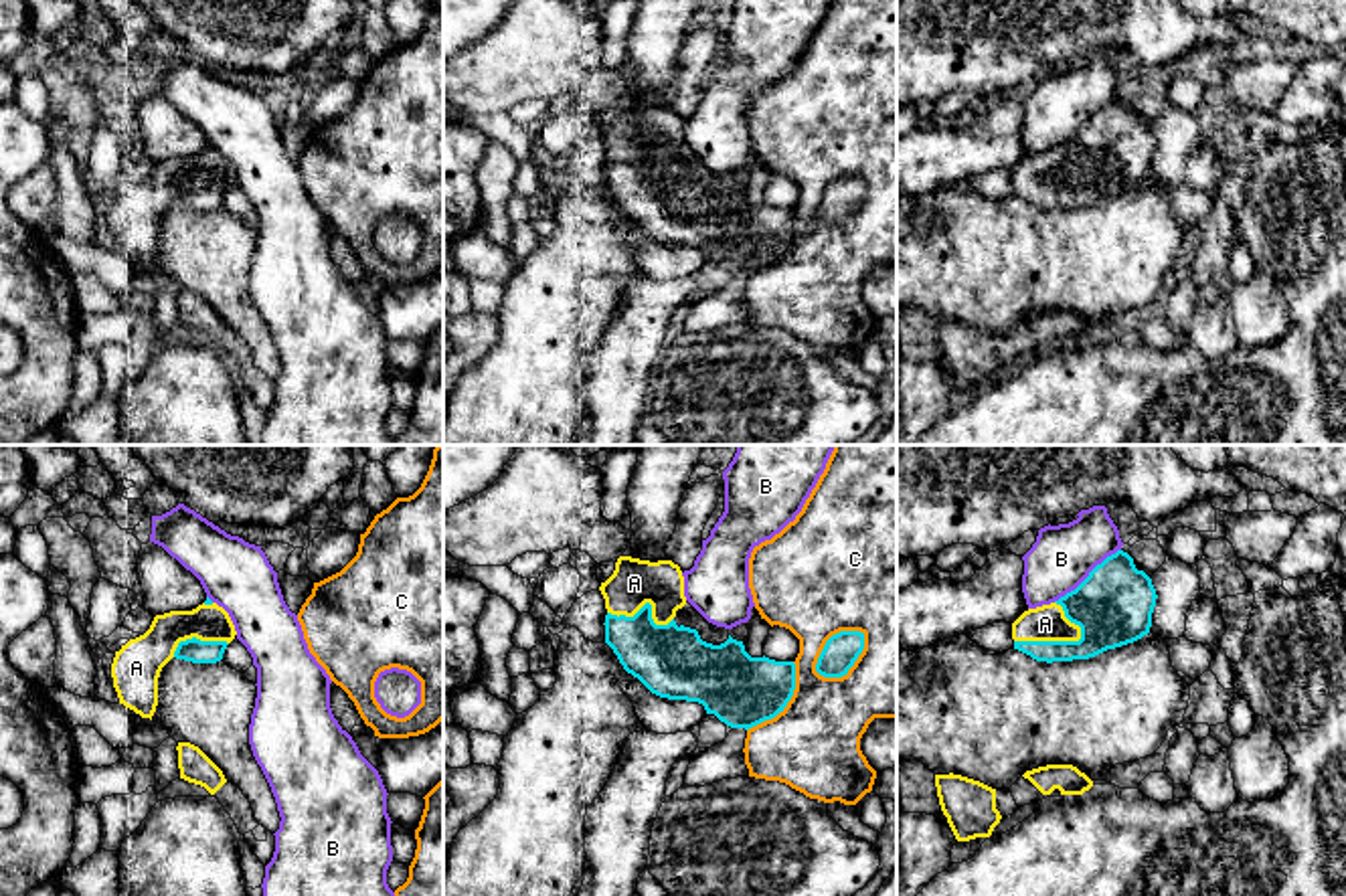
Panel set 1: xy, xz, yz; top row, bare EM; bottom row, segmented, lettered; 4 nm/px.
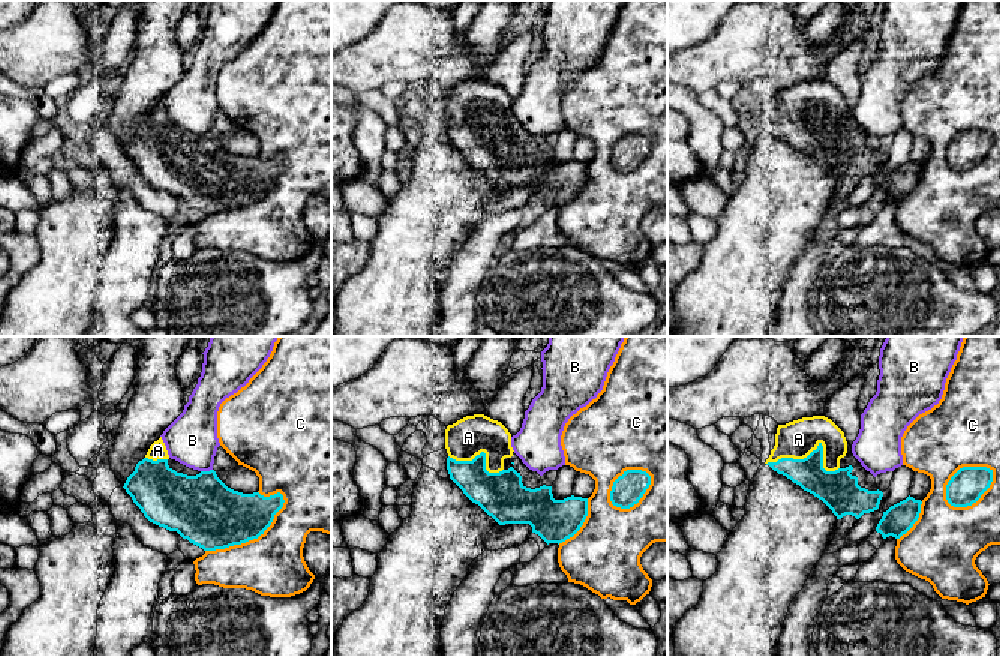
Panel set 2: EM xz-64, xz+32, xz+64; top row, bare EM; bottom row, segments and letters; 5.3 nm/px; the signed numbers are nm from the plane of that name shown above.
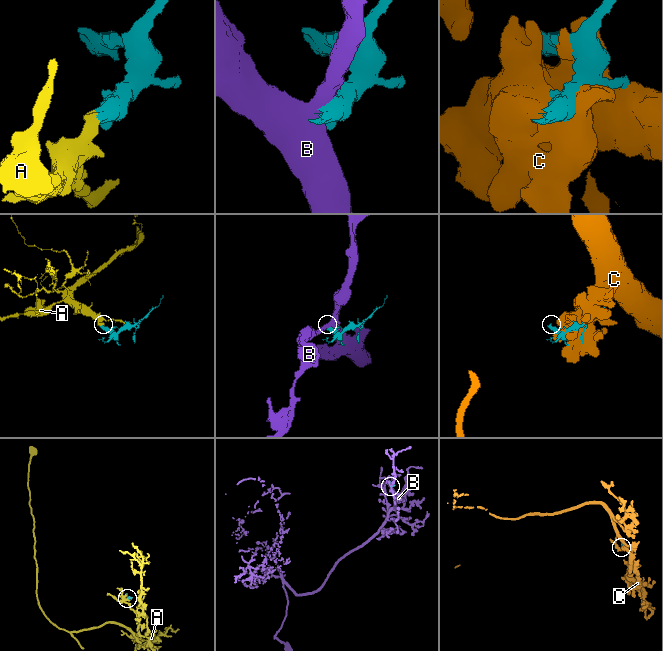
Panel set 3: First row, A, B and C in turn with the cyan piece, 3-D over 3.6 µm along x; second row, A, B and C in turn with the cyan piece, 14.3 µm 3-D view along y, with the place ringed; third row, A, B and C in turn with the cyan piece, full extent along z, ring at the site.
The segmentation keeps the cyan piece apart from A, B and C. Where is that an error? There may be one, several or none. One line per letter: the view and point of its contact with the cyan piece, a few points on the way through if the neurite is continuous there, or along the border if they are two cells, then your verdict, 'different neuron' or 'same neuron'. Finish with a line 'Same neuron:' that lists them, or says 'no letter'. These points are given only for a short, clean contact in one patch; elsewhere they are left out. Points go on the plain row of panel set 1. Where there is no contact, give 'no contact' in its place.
A: meets cyan in yz at (1051, 189); same neuron
B: meets cyan in yz at (1087, 124); border along yz (1120, 96), (1053, 148); different neuron
C: meets cyan in xz at (830, 185); different neuron
Same neuron: A

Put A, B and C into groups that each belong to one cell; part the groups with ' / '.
A / B / C

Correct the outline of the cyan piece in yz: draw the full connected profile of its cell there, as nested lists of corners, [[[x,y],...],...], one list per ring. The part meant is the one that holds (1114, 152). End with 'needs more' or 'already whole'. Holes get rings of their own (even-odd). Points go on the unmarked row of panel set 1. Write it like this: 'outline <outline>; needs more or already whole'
outline [[[1117,97],[1075,138],[1024,158],[1012,170],[1014,196],[1046,210],[1095,204],[1148,182],[1156,146],[1152,125]]]; needs more

